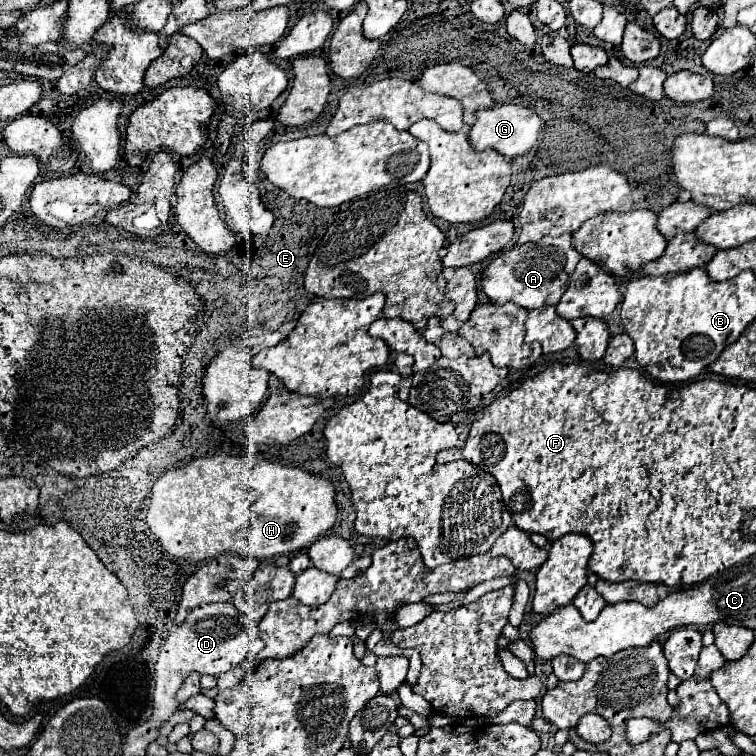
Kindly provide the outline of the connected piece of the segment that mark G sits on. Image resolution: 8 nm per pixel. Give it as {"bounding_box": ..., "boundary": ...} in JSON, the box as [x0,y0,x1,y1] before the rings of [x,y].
{"bounding_box":[468,105,540,157],"boundary":[[[498,105],[492,109],[480,109],[476,117],[476,123],[468,131],[468,139],[474,151],[494,149],[504,157],[518,157],[534,147],[540,133],[540,117],[530,115],[530,111],[524,111],[524,107],[520,105]]]}

